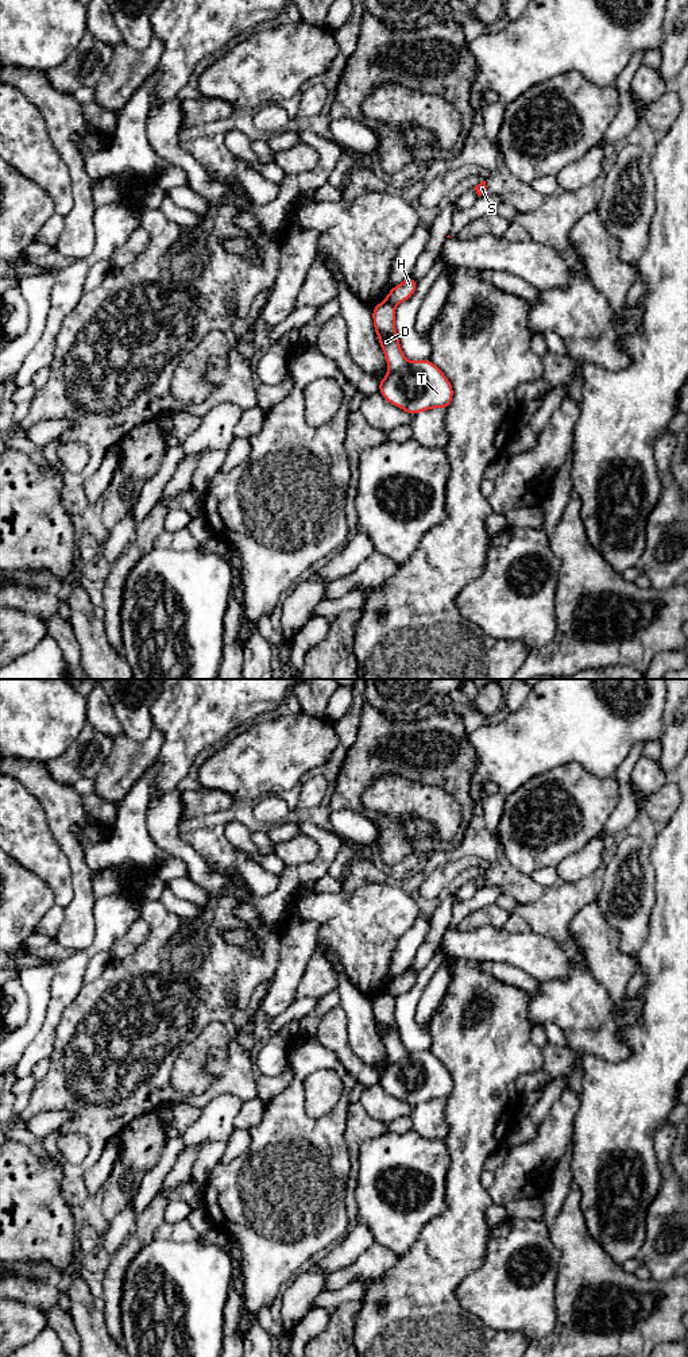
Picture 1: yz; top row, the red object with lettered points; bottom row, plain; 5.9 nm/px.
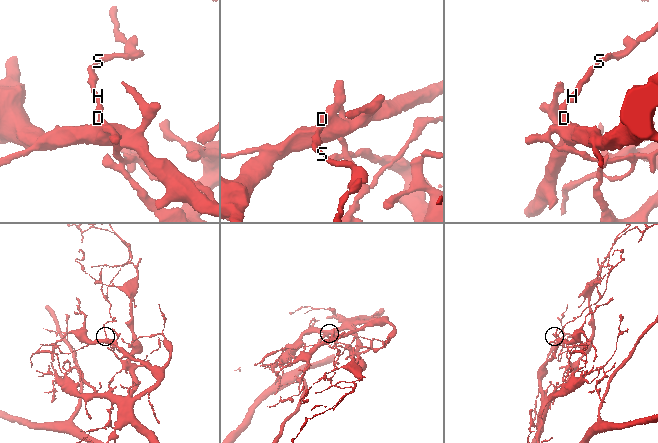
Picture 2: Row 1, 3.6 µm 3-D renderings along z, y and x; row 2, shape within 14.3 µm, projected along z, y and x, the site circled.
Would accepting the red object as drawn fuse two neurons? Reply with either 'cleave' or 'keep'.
cleave

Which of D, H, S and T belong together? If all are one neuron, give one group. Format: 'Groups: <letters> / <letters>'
Groups: D T / H S

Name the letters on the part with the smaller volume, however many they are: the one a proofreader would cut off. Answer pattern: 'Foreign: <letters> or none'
Foreign: H, S

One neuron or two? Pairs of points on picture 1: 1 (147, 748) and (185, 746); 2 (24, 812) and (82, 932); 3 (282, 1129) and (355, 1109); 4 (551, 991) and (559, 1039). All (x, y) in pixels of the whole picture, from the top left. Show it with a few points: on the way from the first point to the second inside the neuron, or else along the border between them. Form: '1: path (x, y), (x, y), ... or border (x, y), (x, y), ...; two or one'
1: border (153, 727), (162, 736), (162, 746), (155, 760); two
2: border (69, 870), (73, 899), (65, 909); two
3: border (351, 1103), (344, 1132), (347, 1144); two
4: border (542, 1025), (553, 1022), (571, 1047); two

